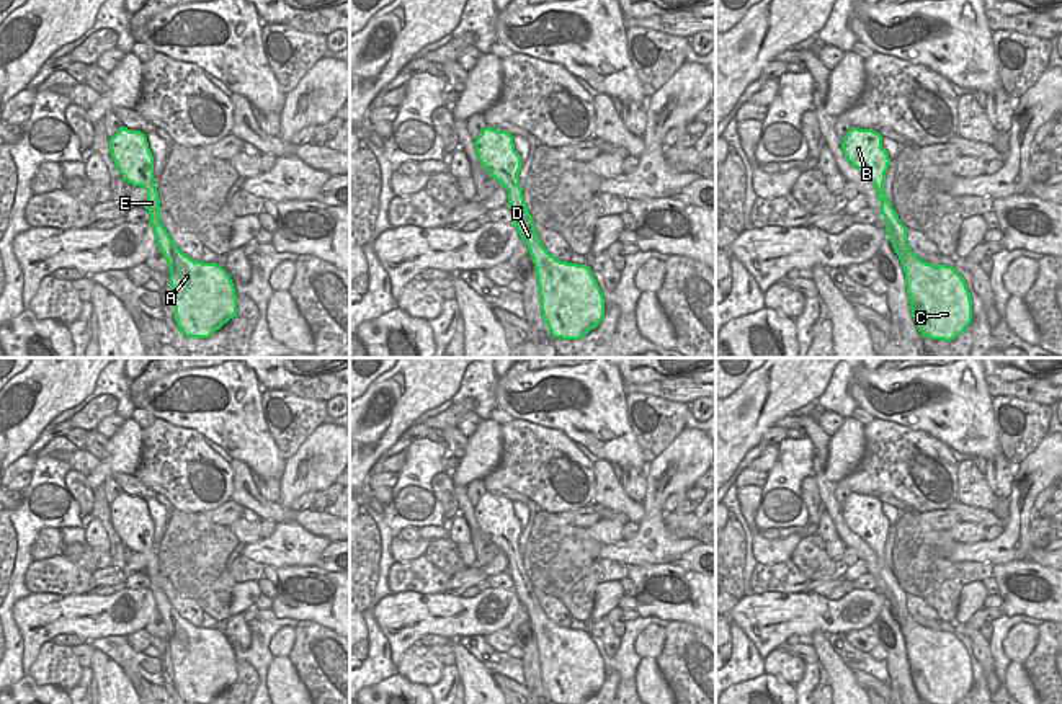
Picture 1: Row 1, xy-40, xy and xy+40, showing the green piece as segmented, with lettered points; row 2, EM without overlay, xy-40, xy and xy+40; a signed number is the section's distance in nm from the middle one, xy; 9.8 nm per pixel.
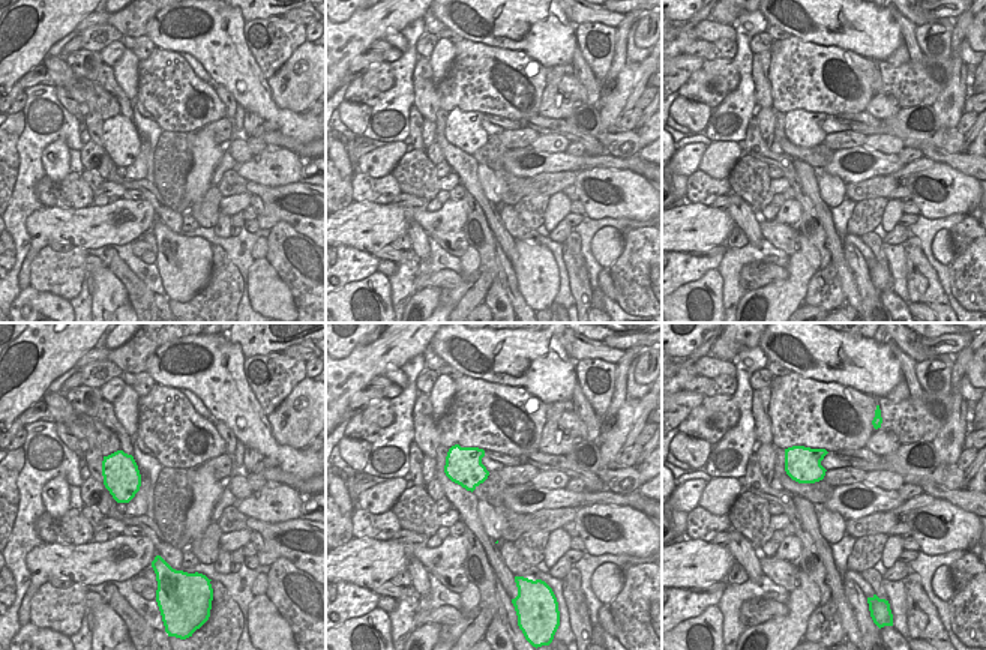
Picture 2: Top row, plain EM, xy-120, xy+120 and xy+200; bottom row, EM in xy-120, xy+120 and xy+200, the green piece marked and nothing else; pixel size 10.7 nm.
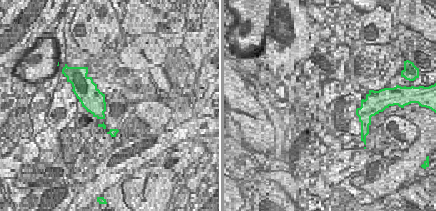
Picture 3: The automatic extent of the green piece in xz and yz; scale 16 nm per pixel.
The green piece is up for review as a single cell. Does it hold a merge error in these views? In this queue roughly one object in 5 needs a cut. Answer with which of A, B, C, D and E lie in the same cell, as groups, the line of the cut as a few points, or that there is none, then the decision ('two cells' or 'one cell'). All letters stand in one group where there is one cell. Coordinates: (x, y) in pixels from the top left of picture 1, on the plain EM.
groups A B C D E; cut none; one cell

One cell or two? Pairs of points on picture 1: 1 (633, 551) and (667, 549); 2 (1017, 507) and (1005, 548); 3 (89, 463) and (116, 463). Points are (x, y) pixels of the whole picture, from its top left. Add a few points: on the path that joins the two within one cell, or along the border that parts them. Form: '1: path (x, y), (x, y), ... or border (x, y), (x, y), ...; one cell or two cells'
1: path (641, 551), (652, 552), (659, 549); one cell
2: path (1017, 516), (1015, 538); one cell
3: border (100, 461), (87, 476); two cells

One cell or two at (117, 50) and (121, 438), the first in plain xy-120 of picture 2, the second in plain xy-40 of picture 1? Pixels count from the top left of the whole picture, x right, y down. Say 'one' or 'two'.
two

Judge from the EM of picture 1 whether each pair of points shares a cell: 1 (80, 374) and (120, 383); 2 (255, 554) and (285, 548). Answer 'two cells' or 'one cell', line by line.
1: two cells
2: one cell

